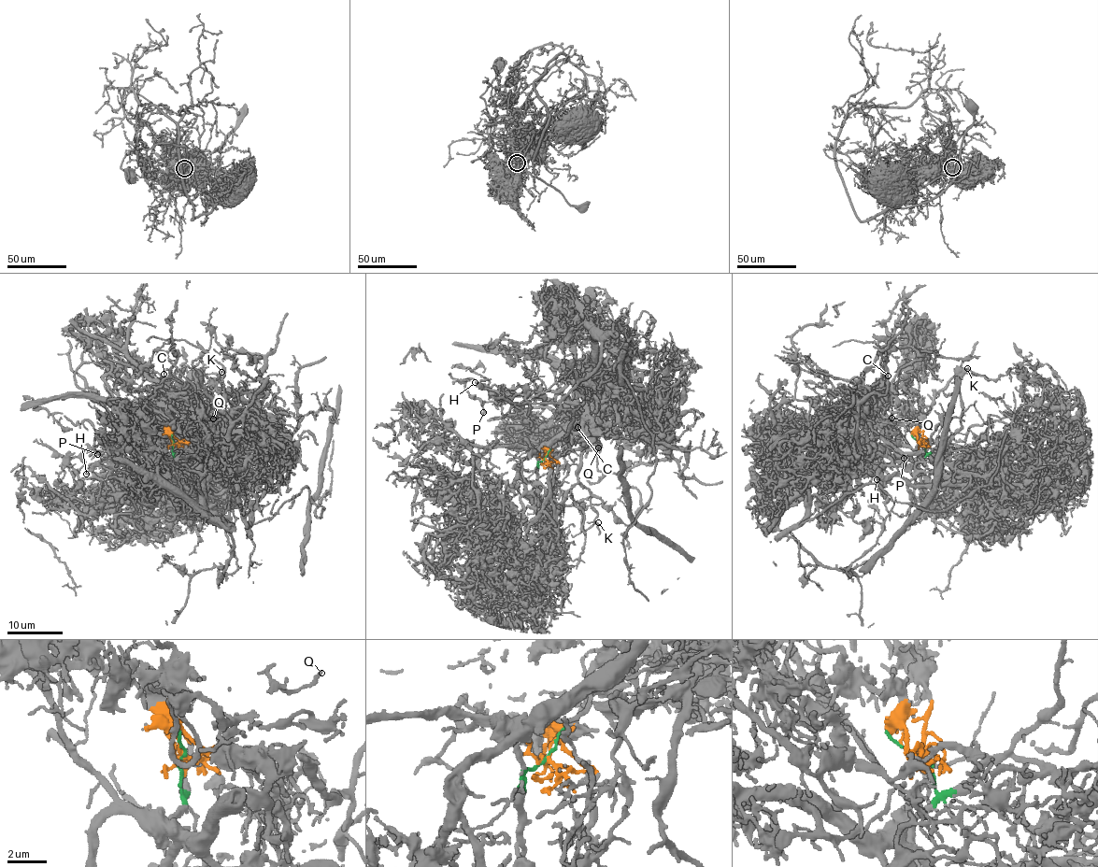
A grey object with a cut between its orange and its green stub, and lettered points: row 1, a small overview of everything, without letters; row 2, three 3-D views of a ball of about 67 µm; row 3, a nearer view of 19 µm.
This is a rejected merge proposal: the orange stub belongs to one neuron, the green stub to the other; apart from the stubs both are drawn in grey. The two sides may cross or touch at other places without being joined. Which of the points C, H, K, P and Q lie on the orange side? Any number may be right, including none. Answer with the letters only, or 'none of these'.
C, H, P, Q

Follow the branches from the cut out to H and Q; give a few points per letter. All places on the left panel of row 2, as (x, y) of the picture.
H: (173, 441), (155, 419), (116, 419), (114, 402), (103, 399), (140, 458), (86, 475)
Q: (173, 441), (170, 424), (174, 422), (175, 428), (179, 424), (193, 429), (213, 418)

